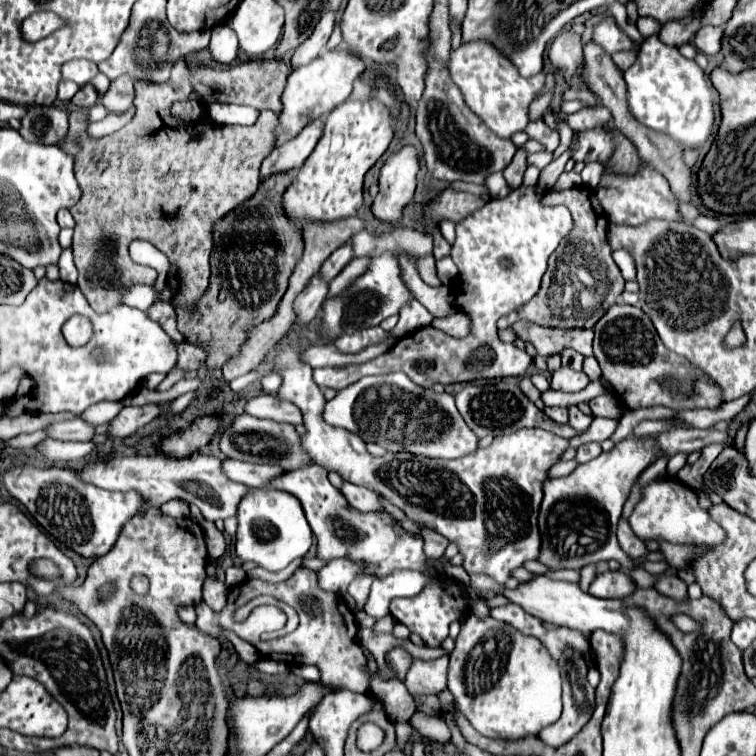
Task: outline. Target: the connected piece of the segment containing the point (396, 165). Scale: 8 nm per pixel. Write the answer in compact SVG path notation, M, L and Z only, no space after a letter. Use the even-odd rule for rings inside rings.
M402 147L390 155L380 171L380 193L374 199L372 213L376 219L396 225L402 221L404 207L414 199L418 173L418 155L414 147Z

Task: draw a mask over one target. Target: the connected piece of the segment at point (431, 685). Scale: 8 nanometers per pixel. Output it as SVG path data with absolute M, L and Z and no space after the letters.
M448 655L432 661L414 659L404 681L408 691L412 695L438 695L440 691L444 691L448 687L448 659Z

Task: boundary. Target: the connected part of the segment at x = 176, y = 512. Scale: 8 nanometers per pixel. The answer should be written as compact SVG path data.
M171 500L161 506L162 512L174 518L189 517L190 511L188 504L177 500Z

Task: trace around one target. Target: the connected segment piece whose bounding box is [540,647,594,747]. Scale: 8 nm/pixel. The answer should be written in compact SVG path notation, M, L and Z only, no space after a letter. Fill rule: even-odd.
M568 647L568 651L562 653L560 657L560 673L562 673L562 701L564 701L564 711L560 715L560 719L548 727L544 727L540 731L540 739L552 747L560 747L564 745L568 739L572 739L592 717L594 711L594 689L588 685L588 663L584 659L584 655L580 655L578 651L574 651L572 647Z

